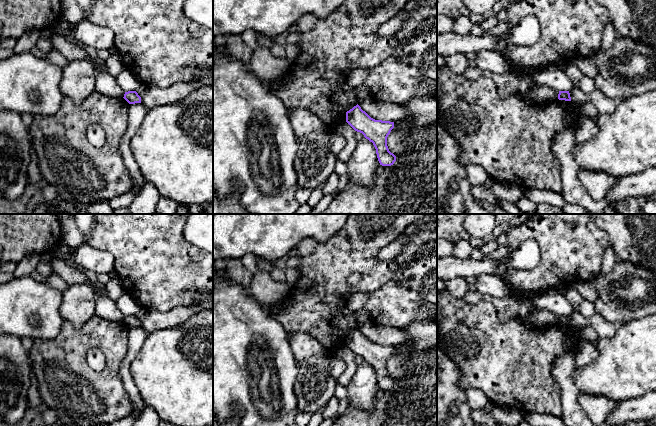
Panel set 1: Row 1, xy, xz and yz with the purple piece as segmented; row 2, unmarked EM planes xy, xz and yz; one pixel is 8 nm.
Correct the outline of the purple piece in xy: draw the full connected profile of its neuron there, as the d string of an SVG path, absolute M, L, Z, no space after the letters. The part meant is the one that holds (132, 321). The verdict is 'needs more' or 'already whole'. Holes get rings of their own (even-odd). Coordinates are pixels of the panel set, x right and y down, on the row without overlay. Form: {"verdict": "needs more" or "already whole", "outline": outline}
{"verdict": "already whole", "outline": "M136 315L125 316L123 321L129 328L141 327L141 321Z"}

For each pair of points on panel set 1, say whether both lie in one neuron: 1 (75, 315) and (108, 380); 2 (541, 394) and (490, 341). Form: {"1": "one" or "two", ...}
{"1": "two", "2": "one"}

